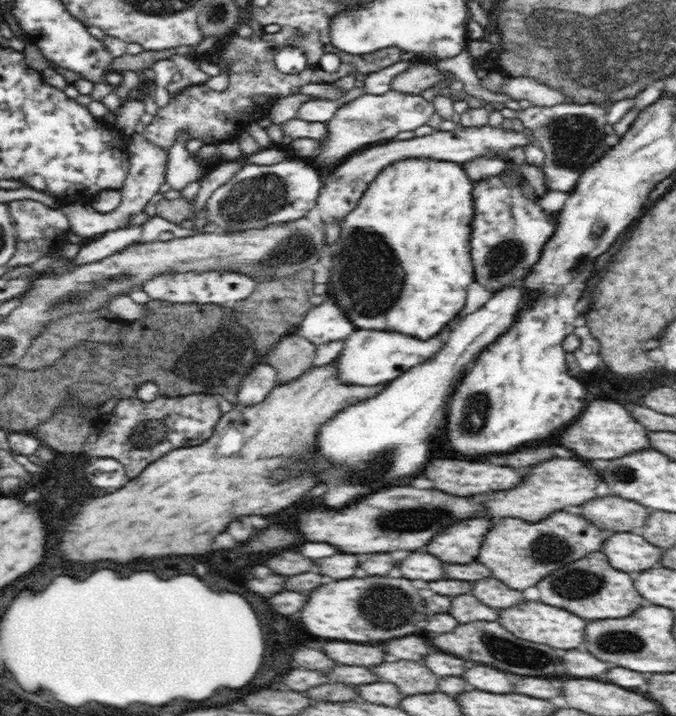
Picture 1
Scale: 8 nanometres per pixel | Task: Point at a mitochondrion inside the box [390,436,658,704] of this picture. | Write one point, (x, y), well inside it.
(502, 649)

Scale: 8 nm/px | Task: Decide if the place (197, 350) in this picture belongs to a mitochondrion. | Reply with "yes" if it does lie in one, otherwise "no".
yes

